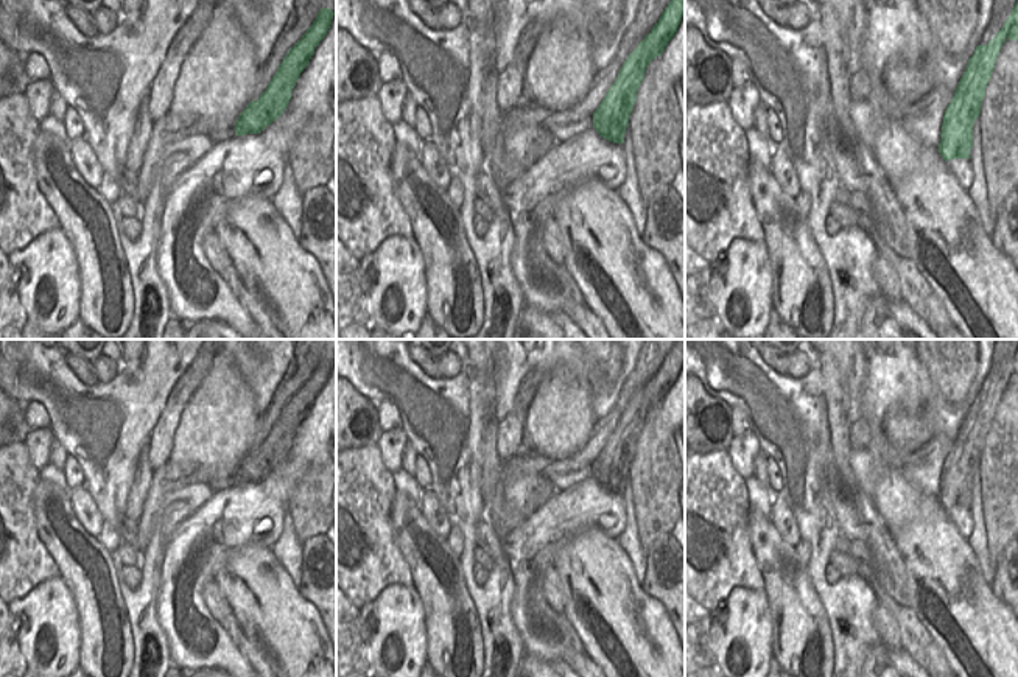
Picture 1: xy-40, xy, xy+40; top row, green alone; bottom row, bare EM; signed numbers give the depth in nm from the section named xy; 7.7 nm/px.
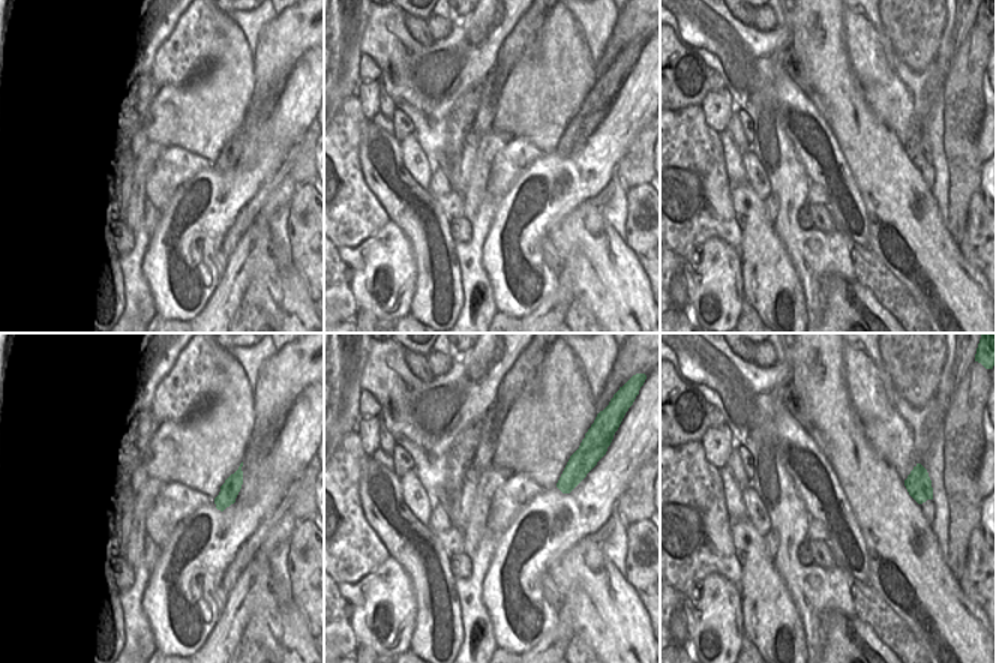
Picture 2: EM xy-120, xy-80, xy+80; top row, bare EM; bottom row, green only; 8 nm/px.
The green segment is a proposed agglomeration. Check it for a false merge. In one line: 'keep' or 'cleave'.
cleave

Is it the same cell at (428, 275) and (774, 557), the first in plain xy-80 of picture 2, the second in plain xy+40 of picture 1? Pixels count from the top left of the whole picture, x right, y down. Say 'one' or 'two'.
one

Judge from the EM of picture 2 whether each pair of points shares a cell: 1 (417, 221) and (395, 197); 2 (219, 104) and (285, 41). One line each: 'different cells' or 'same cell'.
1: same cell
2: different cells

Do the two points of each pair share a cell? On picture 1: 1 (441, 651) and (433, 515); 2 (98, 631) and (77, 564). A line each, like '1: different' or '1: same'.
1: different
2: same

